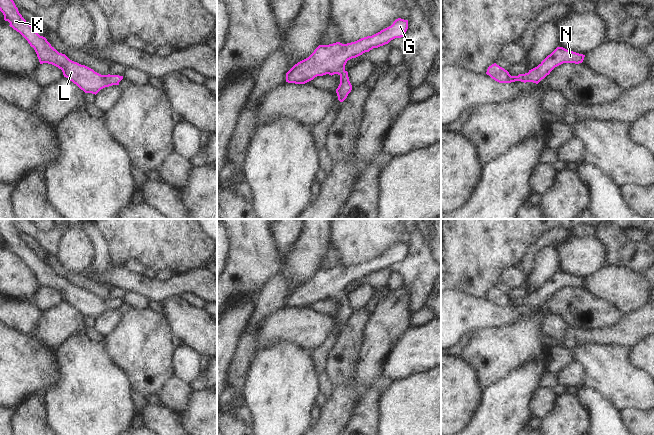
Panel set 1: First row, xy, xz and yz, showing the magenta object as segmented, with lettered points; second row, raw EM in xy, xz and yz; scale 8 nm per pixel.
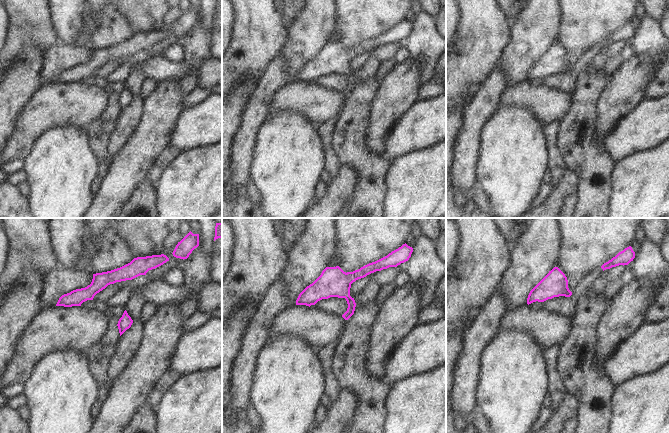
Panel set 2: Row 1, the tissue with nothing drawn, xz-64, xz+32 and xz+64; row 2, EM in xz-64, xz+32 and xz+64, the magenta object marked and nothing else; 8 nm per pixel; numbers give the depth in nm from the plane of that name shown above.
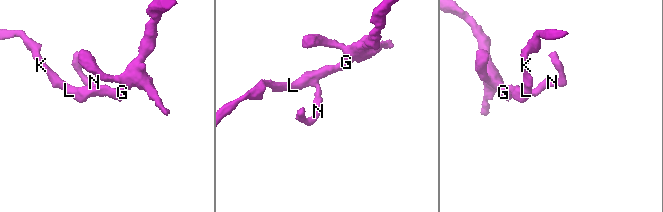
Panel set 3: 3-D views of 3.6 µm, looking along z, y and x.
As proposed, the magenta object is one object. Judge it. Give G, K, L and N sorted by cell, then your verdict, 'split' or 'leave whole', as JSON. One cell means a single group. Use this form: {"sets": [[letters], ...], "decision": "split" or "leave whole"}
{"sets": [["G", "K", "L", "N"]], "decision": "leave whole"}

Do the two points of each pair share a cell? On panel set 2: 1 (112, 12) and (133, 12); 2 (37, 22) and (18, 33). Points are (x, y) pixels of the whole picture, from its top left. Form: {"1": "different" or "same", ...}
{"1": "different", "2": "same"}

